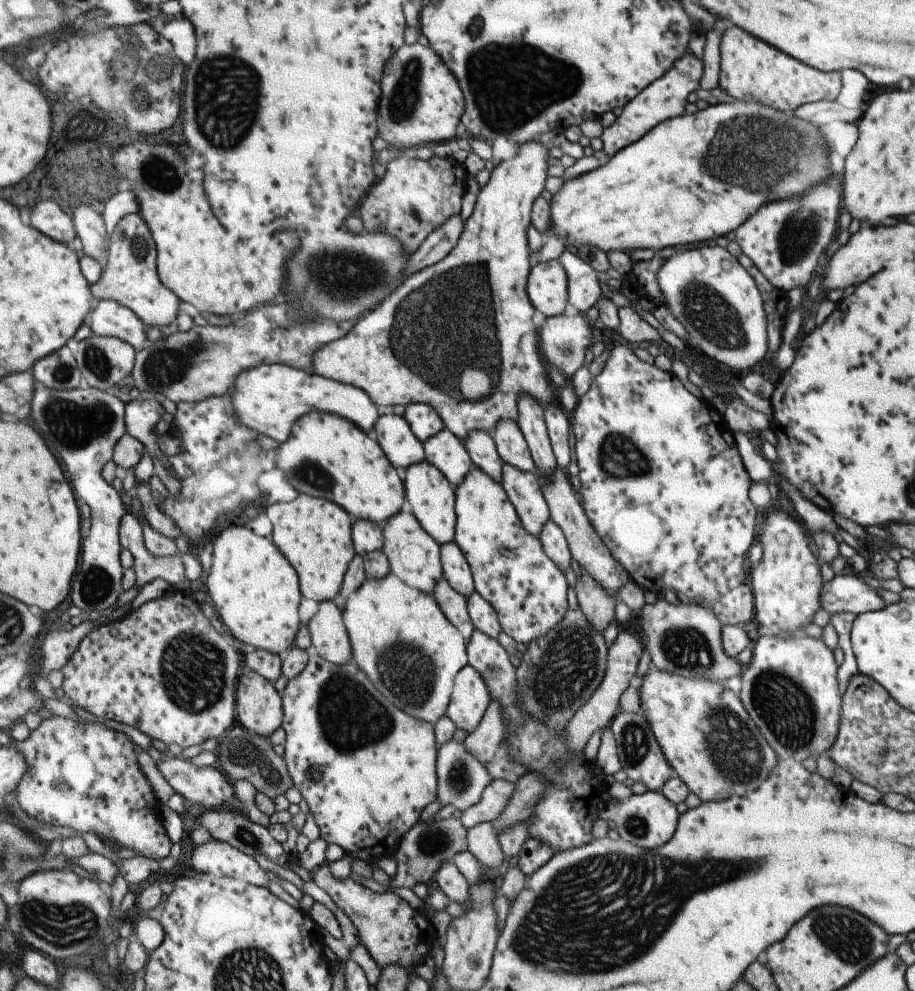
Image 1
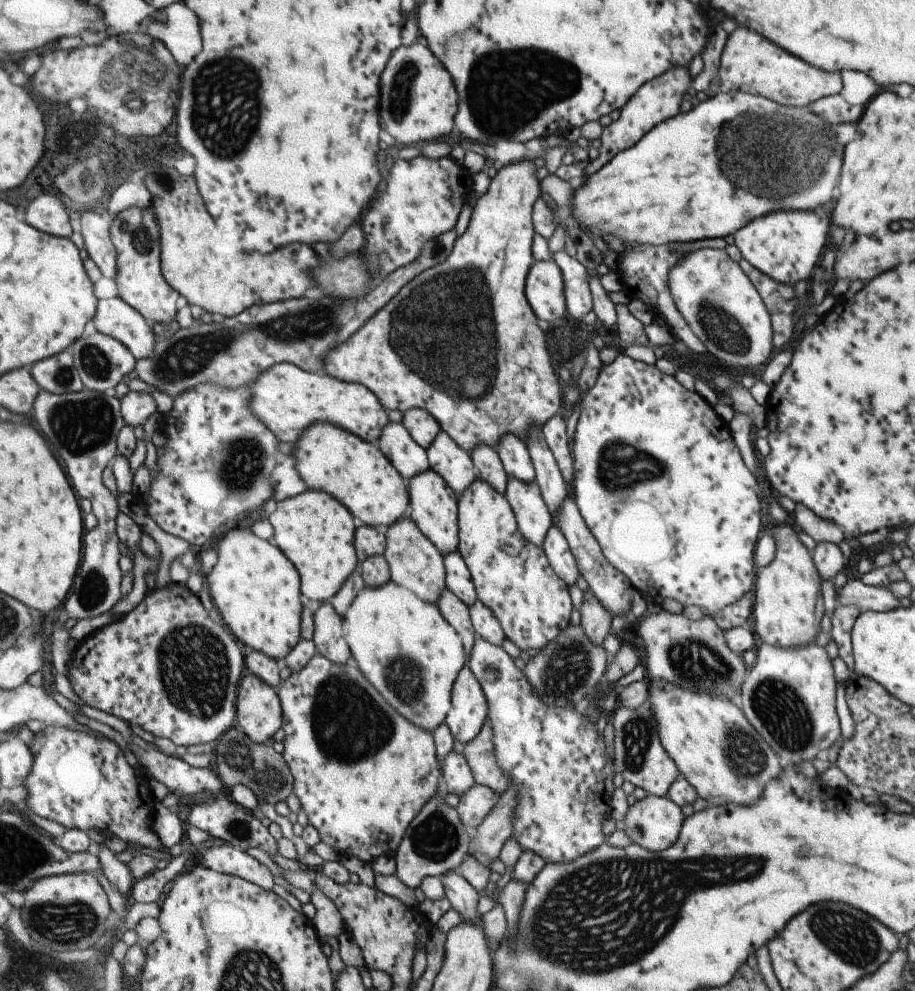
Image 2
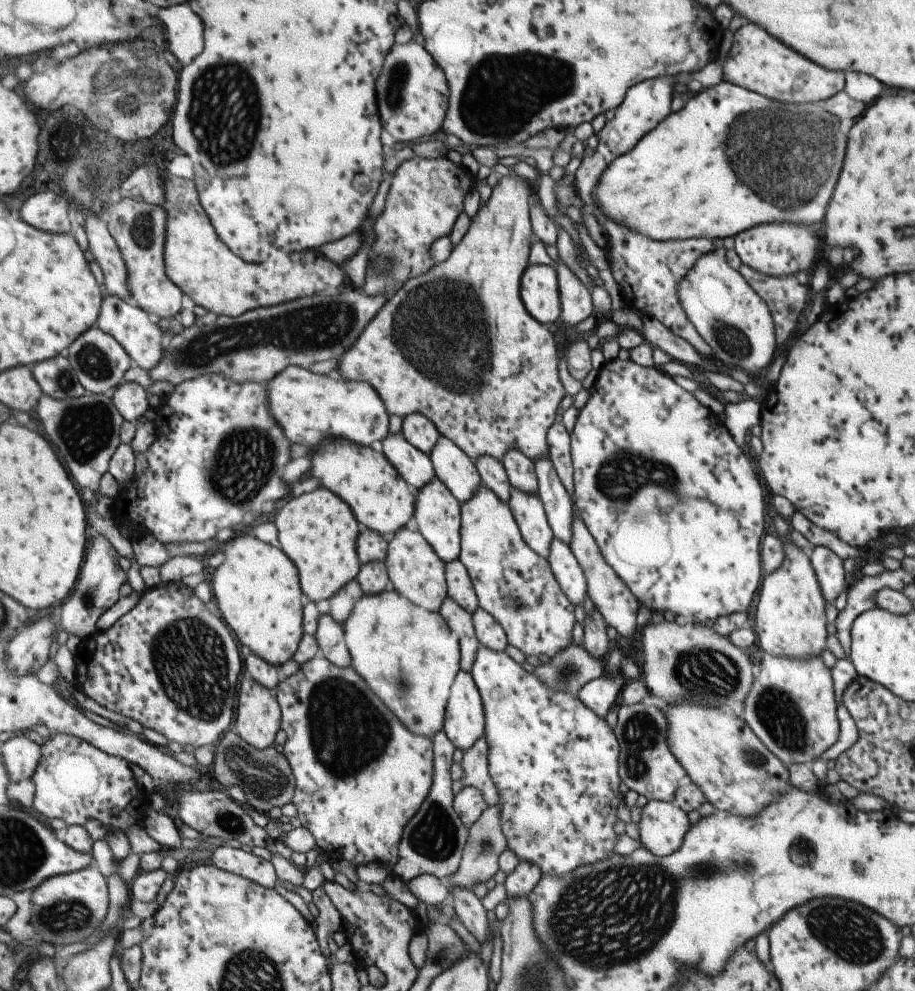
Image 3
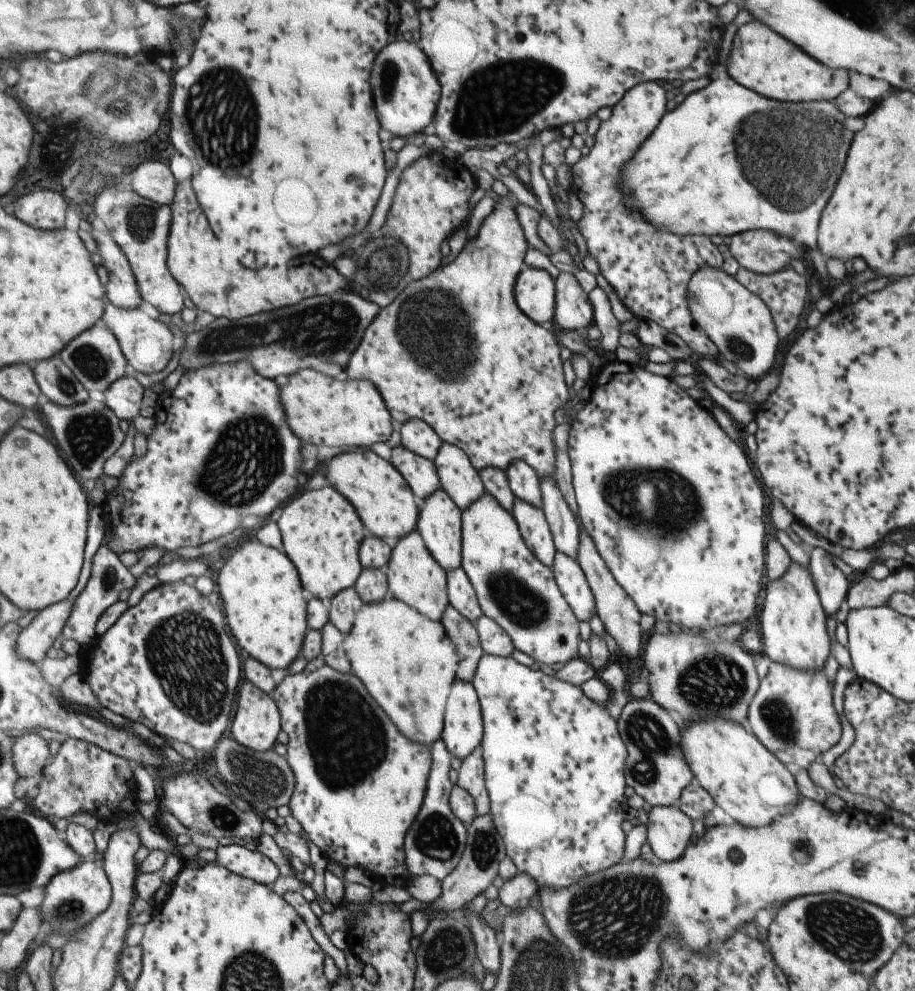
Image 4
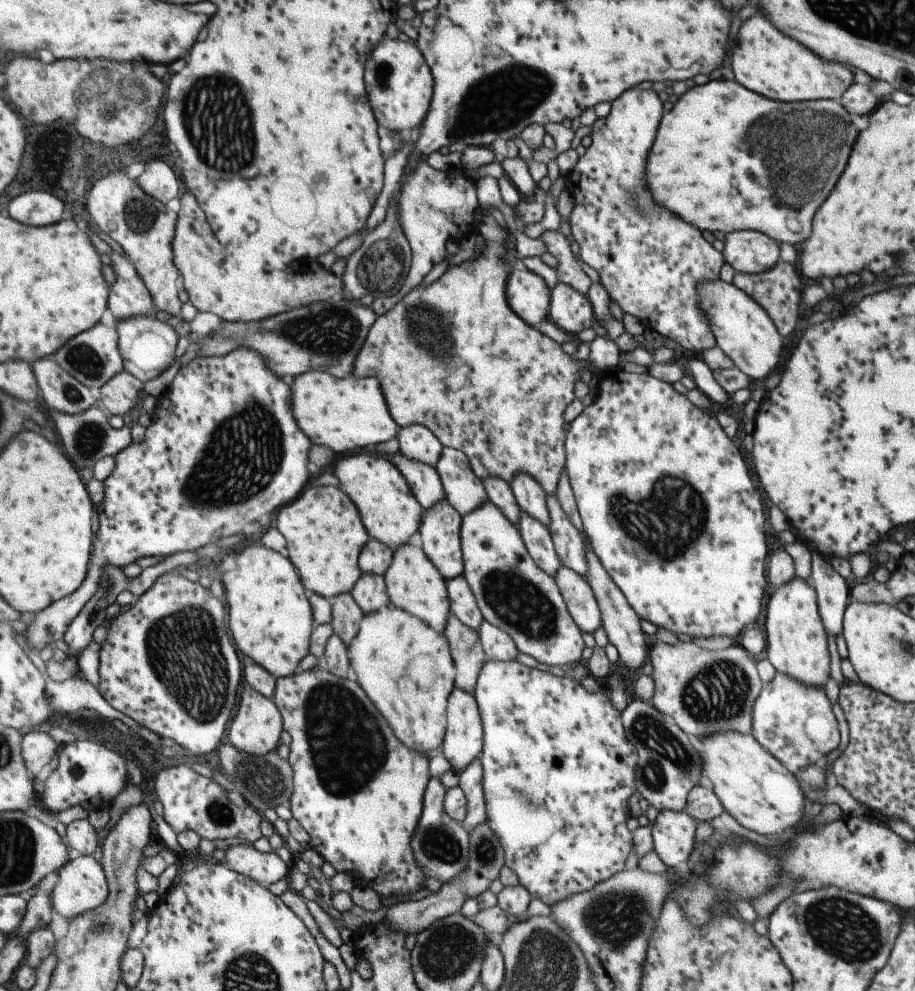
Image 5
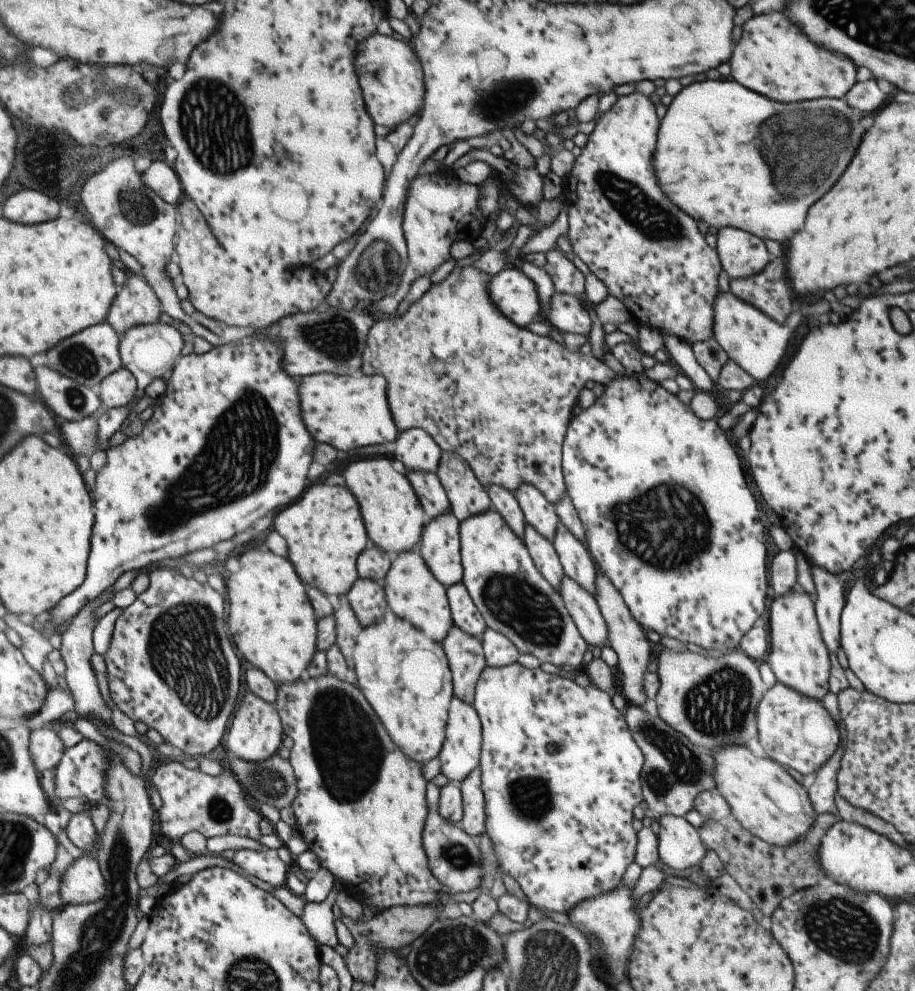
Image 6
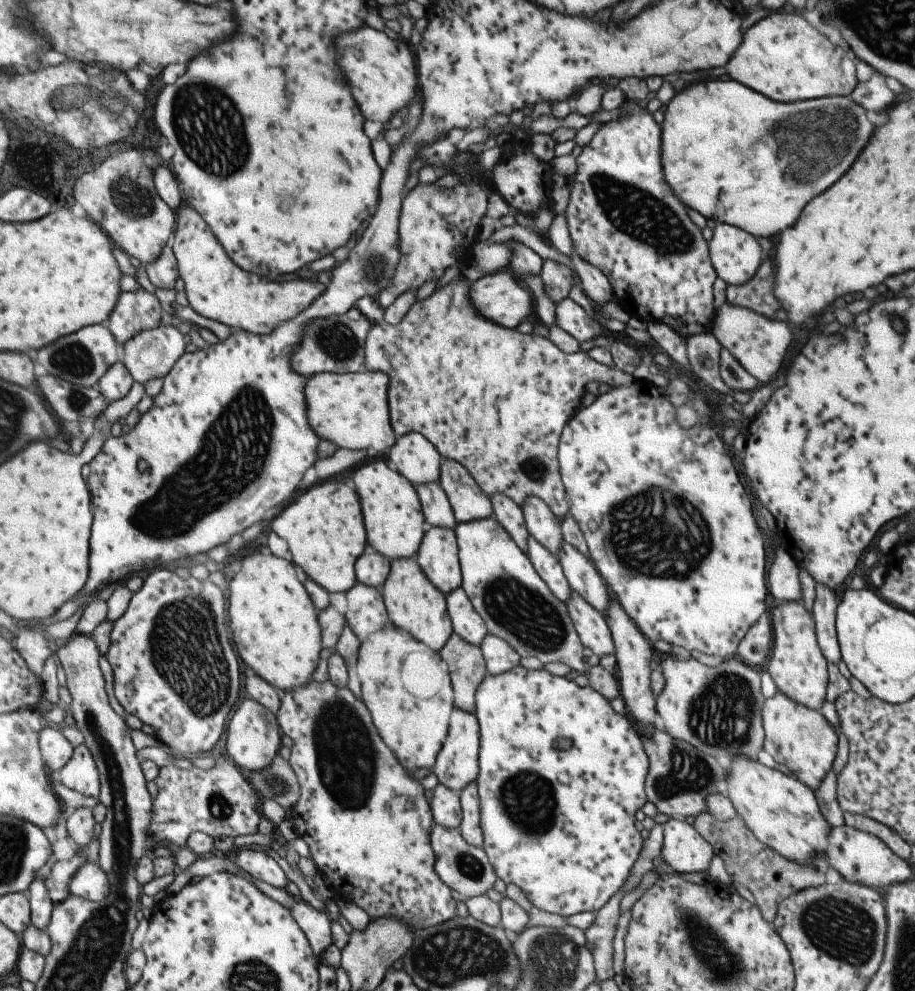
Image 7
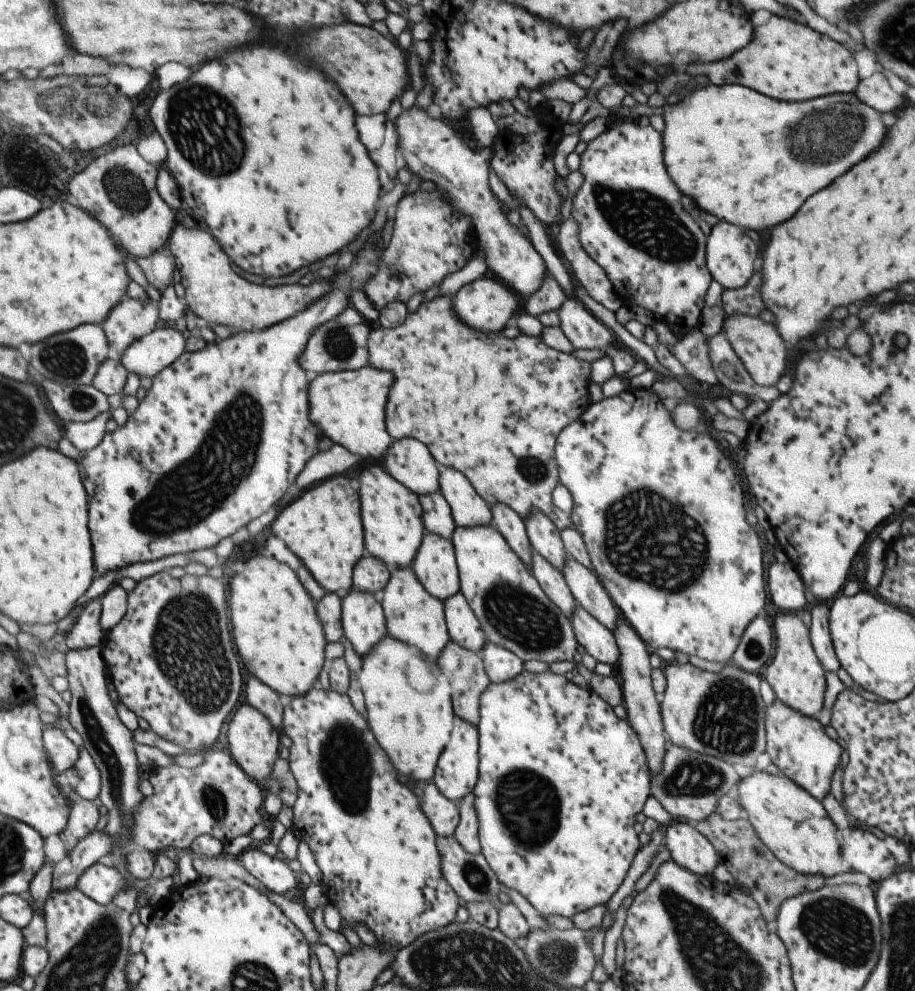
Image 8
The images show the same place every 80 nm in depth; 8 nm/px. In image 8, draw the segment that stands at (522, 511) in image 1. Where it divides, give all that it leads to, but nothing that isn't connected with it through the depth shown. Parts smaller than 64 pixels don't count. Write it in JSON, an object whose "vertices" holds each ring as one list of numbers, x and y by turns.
{"vertices":[[531,549,531,562,529,569,536,578,537,584,541,587,554,605,569,619,574,606,575,599,567,588,562,572,551,566,535,549]]}

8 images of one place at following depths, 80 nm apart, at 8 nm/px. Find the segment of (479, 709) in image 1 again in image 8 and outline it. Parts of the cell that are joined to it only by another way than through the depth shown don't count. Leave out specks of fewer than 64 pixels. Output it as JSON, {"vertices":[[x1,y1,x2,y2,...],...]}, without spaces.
{"vertices":[[452,718,452,727,447,744,443,747,432,776,433,784,446,799,457,802,468,792,472,792,478,775,478,728,459,718]]}

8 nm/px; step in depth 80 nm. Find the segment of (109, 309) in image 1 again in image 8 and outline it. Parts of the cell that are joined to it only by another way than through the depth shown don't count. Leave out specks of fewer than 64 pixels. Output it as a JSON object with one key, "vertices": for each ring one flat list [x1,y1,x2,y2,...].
{"vertices":[[159,326,129,346,120,361,130,373,153,378,183,356,184,352,185,338,181,332]]}

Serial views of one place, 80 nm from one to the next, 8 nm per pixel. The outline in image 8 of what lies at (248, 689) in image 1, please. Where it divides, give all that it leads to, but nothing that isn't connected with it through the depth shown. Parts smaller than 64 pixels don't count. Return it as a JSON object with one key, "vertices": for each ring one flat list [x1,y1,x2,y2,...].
{"vertices":[[247,702,241,705,229,721,227,737,231,755,259,785,271,776,276,760,279,758,281,732,281,729,273,726,272,720,263,711,257,710,256,706,249,705]]}

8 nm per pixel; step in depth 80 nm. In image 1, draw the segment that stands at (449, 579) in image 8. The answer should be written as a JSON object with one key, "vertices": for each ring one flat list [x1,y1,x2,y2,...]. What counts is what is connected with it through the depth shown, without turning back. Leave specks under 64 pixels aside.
{"vertices":[[424,458,406,466,403,474,408,509,440,546,448,544,449,540,453,538,453,522,456,522,456,514,453,514,453,488,445,480,445,476]]}

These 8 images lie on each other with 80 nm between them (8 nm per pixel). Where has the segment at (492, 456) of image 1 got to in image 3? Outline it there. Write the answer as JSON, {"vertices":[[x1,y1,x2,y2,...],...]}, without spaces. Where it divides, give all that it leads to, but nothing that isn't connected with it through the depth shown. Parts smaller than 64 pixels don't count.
{"vertices":[[481,455,475,457,472,462,480,476,480,484,484,484,497,498,507,502,511,486,499,460,489,455]]}

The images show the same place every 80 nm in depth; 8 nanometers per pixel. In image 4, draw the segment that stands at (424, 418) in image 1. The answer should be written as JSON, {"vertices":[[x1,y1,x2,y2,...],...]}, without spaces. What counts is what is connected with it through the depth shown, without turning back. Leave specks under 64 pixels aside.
{"vertices":[[411,418,400,425,400,443,431,462,441,446,440,437,423,419]]}

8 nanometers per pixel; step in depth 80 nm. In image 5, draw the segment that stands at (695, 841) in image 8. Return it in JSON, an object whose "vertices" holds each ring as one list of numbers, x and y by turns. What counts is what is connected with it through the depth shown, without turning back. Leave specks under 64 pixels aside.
{"vertices":[[661,809,649,825,652,850,665,866,673,868,687,860,695,847,695,822,688,814]]}

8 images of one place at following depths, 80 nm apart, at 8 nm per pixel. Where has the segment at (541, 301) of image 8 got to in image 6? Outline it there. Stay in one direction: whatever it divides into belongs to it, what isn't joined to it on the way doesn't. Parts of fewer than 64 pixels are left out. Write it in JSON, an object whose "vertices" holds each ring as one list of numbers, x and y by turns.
{"vertices":[[549,250,544,253,545,265,543,270,551,278,553,293,584,297,583,274,573,266,571,260,560,250]]}

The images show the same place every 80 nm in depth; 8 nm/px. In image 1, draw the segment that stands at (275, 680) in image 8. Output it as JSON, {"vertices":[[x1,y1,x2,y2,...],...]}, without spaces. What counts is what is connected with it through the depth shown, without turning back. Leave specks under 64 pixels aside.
{"vertices":[[231,526,222,530,213,543,213,562,206,579,207,594,226,626,226,630,241,642,279,654,289,646,294,647,302,626,299,604,303,600,300,575,280,547,270,539,257,535,247,526]]}

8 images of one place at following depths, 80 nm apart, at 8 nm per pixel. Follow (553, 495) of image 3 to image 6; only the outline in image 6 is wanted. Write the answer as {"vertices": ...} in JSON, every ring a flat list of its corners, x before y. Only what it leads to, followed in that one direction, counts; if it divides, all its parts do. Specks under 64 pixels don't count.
{"vertices":[[557,522,555,536,553,536,553,551,561,564,562,572,575,584,579,584,591,598,595,598,595,576,597,570,581,542,569,533,569,530]]}

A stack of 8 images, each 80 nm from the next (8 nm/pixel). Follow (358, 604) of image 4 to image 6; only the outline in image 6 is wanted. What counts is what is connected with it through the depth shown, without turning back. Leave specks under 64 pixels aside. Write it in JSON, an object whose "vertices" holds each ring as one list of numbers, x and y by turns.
{"vertices":[[347,595,341,596,340,604,340,607,334,612,335,616,337,616,337,644,351,667,351,684,359,687,359,682,355,678,355,672,353,672,355,670,355,644,357,644,357,640,364,628,359,622,355,610,351,608]]}

